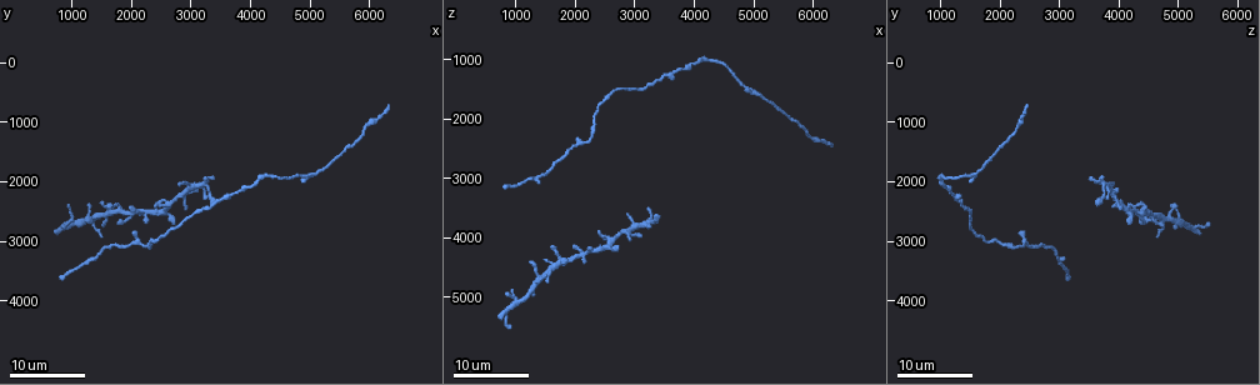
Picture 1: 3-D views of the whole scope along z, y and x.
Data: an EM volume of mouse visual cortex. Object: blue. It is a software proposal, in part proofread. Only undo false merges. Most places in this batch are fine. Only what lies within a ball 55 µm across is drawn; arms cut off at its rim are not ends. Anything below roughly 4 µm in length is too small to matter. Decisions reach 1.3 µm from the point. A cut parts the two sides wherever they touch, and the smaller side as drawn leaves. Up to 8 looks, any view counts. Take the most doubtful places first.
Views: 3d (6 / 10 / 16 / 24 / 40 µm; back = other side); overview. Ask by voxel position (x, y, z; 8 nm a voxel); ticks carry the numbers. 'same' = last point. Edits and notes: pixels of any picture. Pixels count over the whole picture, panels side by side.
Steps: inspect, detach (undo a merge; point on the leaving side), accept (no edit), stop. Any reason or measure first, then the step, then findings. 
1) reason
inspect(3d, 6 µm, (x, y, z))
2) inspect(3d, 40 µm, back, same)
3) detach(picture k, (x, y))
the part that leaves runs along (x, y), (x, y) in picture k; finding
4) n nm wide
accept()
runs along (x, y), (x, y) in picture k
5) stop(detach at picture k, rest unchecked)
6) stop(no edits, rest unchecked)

small branch off a trunk
inspect(3d, 16 µm, (3200, 2050, 3800))

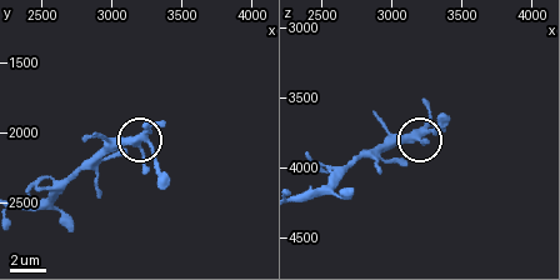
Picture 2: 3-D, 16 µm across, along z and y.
inspect(3d, 6 µm, (3160, 2080, 3780))

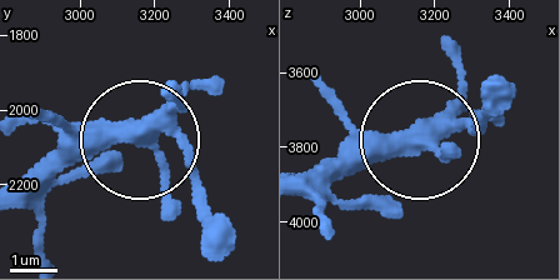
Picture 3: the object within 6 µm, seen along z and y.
accept()
one neuron here

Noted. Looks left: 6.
three arms meet
inspect(3d, 24 µm, (4900, 1850, 1500))

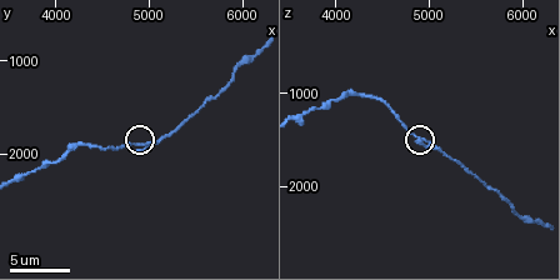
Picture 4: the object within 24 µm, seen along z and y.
inspect(3d, 6 µm, (4950, 1900, 1500))

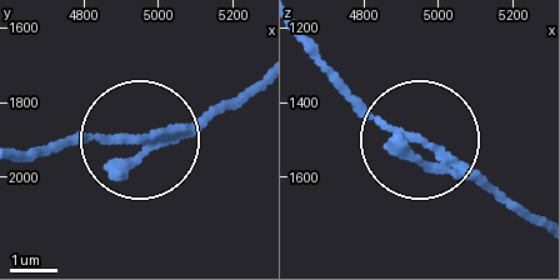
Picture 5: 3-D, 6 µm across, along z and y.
accept()
runs along (23, 151), (165, 139), (234, 104) in picture 5; all the same neuron

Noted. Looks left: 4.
narrows sharply
inspect(3d, 16 µm, (2300, 3100, 2300))

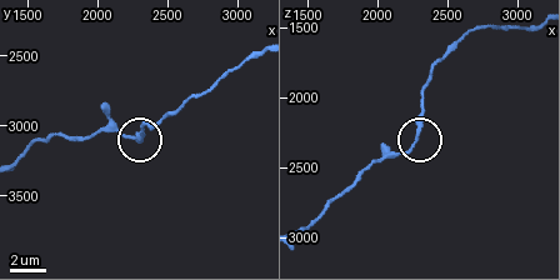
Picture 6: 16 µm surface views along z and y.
zoom in
inspect(3d, 10 µm, (2240, 3100, 2360))

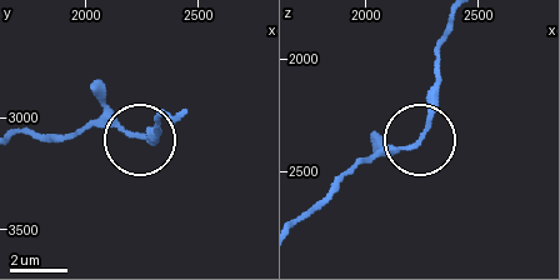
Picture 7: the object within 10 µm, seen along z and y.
accept()
one neuron here

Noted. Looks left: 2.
three-way junction
inspect(3d, 24 µm, (2350, 2500, 4200))

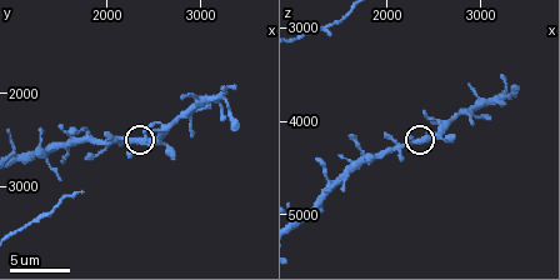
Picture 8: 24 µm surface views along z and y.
inspect(3d, 6 µm, (2350, 2500, 4200))

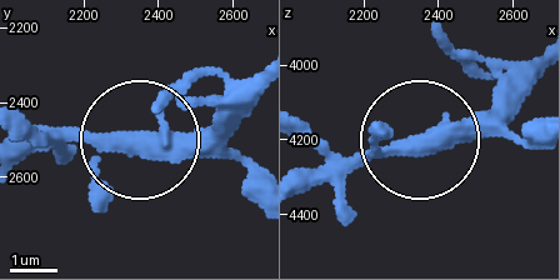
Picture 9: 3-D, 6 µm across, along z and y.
330 nm wide
accept()
continuous, no second neuron

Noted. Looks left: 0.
stop(no edits, rest unchecked)

